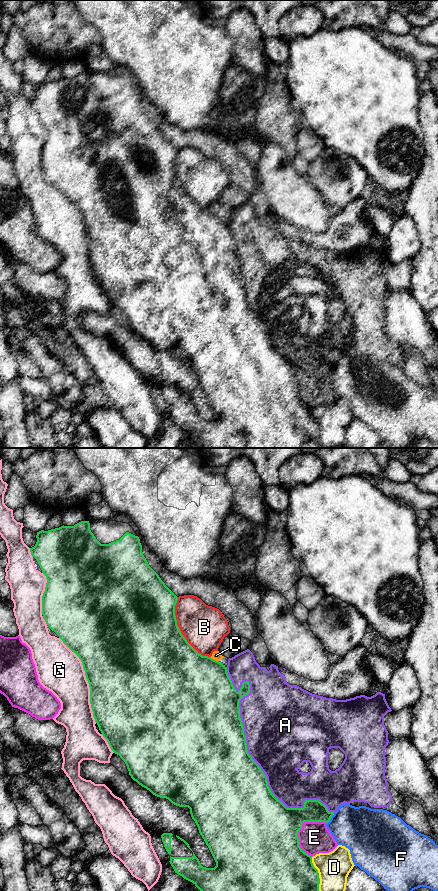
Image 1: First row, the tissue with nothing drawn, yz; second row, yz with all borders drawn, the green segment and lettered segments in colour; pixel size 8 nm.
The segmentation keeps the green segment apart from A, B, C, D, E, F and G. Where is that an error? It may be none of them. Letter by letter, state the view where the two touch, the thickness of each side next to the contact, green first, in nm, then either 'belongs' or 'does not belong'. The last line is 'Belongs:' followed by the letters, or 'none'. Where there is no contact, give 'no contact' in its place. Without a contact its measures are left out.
A: yz | 500/480 nm | does not belong
B: yz | 500/360 nm | does not belong
C: yz | 500/70 nm | does not belong
D: yz | 360/260 nm | does not belong
E: yz | 480/260 nm | does not belong
F: yz | 180/360 nm | does not belong
G: yz | 500/360 nm | does not belong
Belongs: none

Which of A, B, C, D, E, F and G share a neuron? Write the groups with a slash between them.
A / B / C / D / E / F / G

